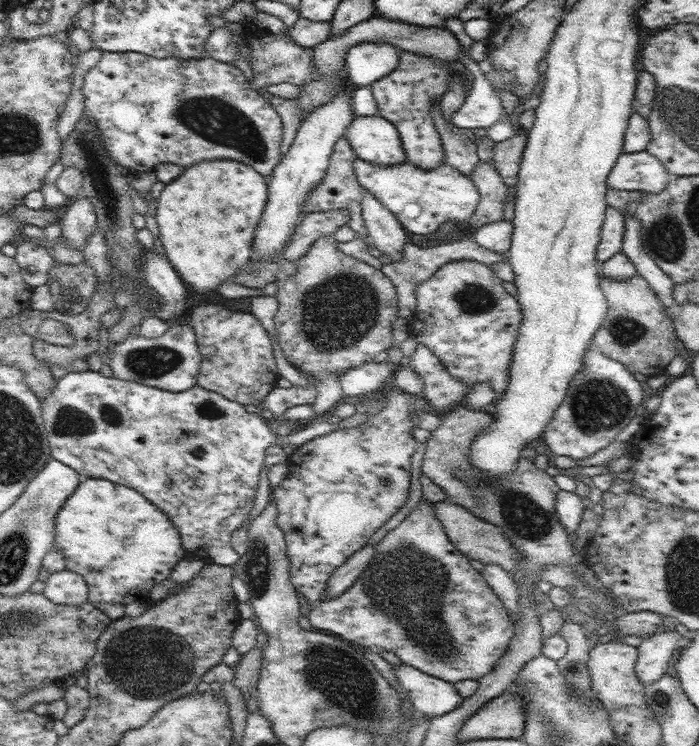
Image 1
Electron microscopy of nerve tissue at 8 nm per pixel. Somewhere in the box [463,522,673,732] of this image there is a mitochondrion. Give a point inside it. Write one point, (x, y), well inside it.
(660, 703)

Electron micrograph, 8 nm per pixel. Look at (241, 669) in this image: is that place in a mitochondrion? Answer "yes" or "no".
no

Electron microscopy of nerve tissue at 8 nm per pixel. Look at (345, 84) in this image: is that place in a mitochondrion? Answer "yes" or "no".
no

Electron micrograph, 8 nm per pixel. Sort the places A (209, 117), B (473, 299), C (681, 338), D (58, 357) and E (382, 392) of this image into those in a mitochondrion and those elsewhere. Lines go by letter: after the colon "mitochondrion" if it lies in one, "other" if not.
A: mitochondrion
B: mitochondrion
C: other
D: other
E: other

